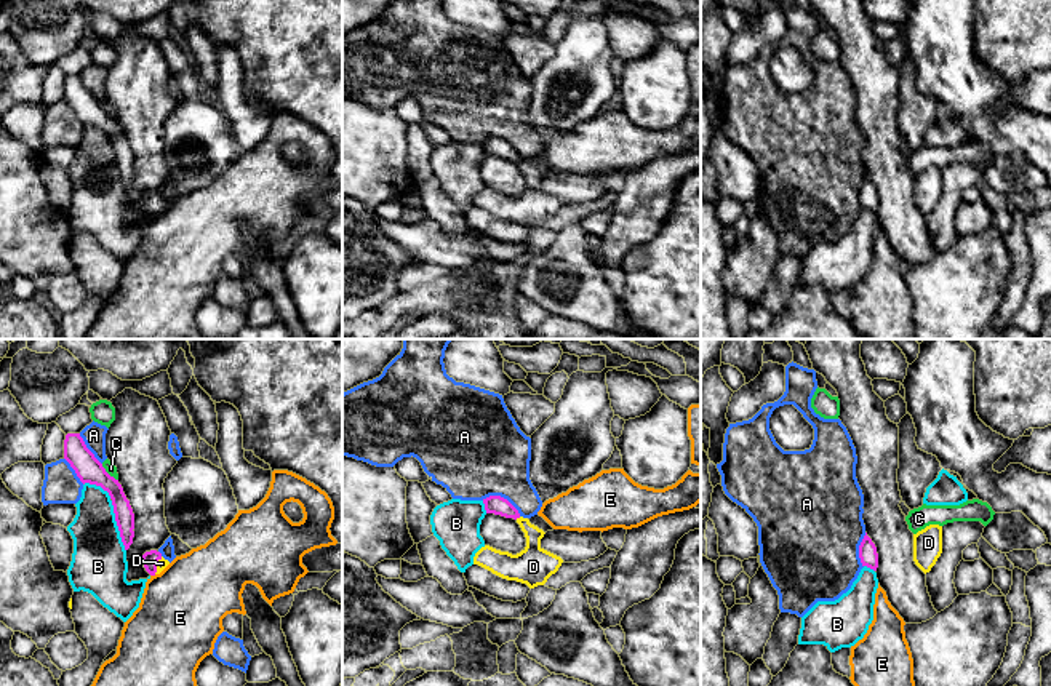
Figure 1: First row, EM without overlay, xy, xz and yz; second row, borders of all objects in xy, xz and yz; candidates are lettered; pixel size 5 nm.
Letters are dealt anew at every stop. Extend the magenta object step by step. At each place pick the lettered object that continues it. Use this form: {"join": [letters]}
{"join": ["D"]}

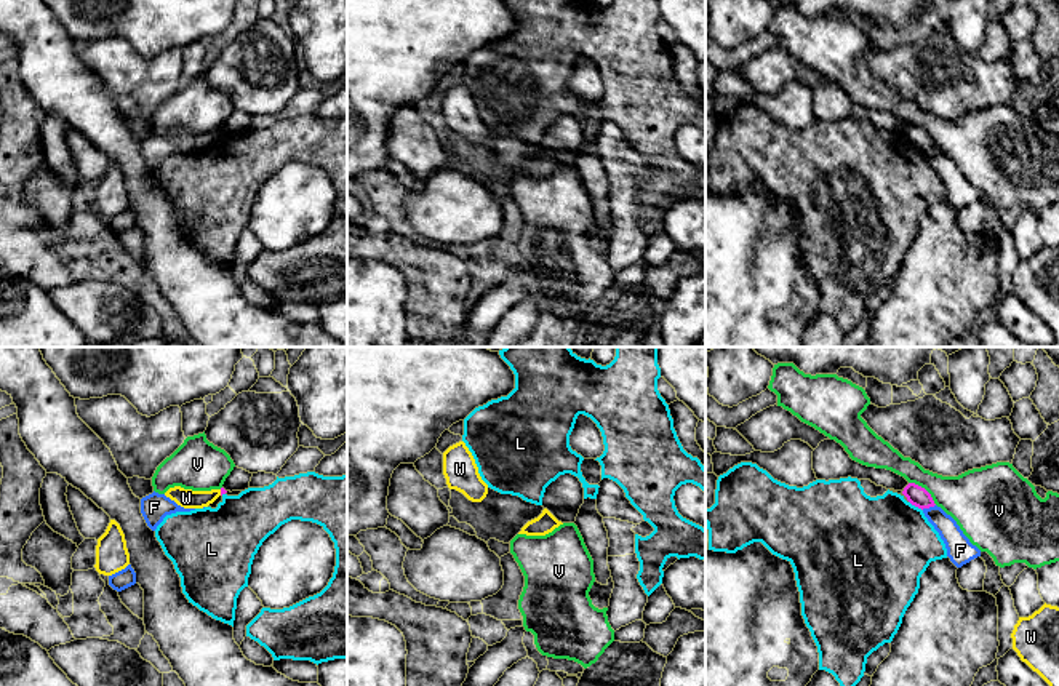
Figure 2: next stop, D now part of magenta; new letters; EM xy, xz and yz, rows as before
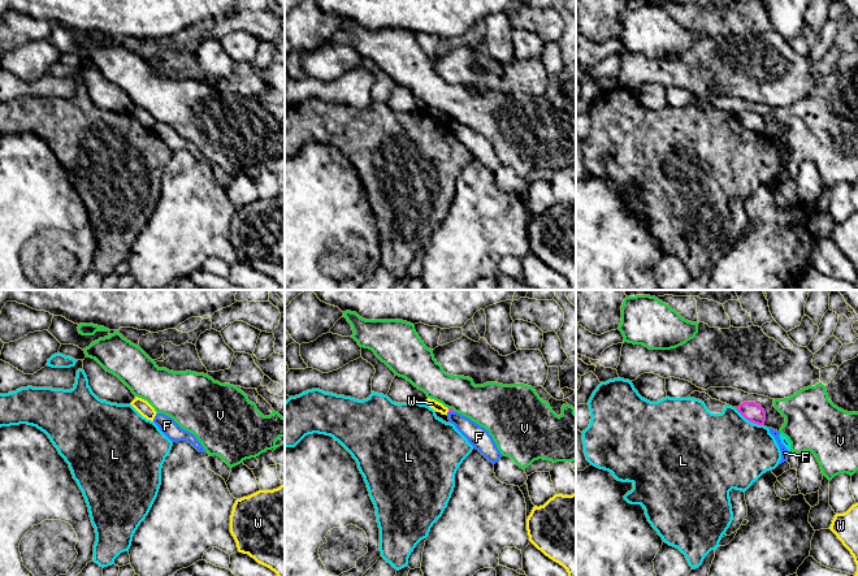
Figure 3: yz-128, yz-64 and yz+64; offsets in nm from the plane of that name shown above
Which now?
{"join": []}

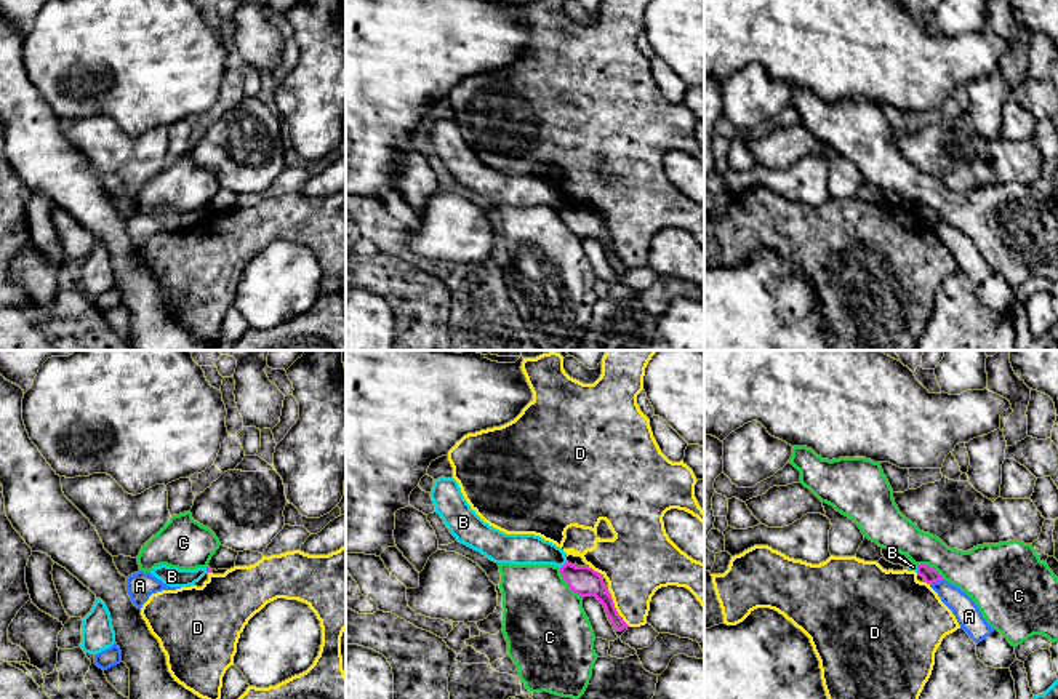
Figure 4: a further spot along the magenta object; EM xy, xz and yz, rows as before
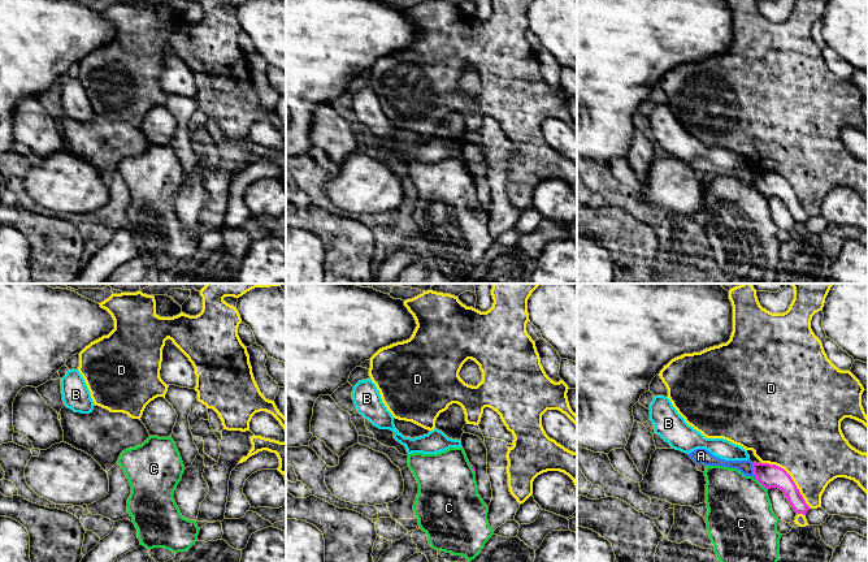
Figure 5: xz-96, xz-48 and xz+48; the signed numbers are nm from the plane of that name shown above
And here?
{"join": []}

